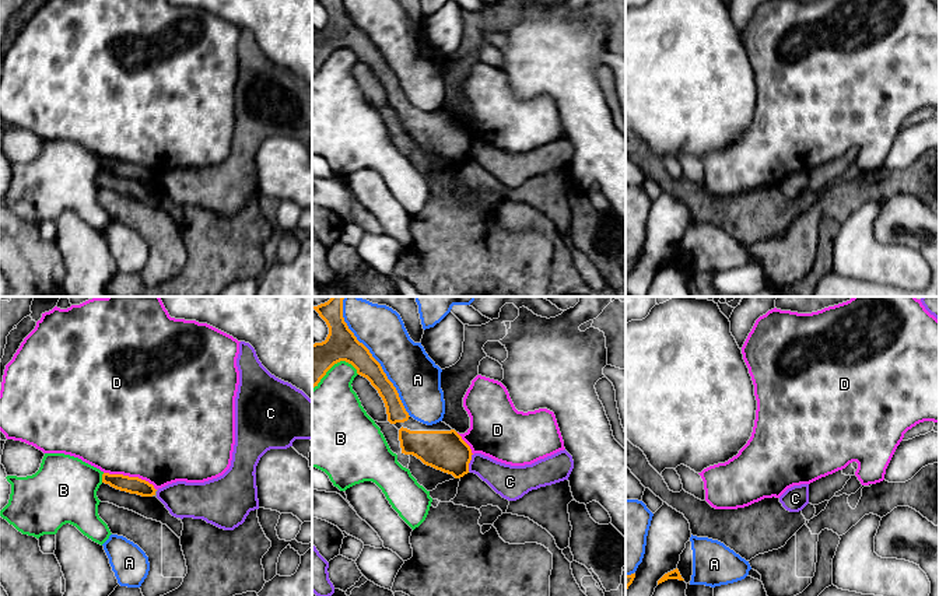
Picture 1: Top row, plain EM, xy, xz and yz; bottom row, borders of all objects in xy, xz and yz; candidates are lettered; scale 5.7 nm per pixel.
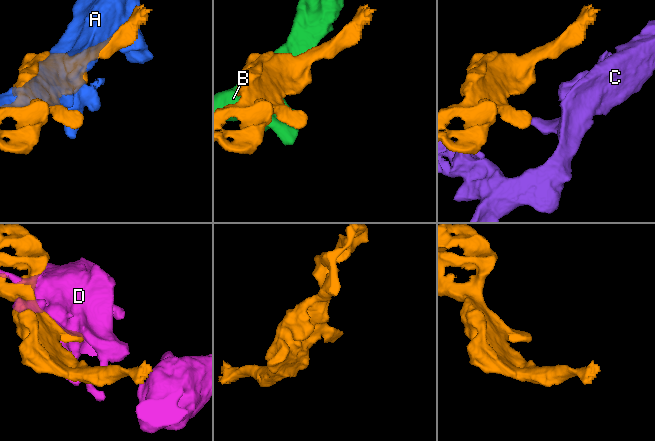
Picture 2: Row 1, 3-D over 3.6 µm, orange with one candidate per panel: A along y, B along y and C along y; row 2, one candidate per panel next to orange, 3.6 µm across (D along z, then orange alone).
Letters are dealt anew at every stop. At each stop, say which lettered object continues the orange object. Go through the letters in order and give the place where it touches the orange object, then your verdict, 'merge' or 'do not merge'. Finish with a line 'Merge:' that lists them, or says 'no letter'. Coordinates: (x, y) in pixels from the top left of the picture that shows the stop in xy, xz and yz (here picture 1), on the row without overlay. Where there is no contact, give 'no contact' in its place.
A: xz (379, 52) | do not merge
B: xz (333, 51) | do not merge
C: xz (469, 148) | do not merge
D: xy (130, 164) | do not merge
Merge: no letter

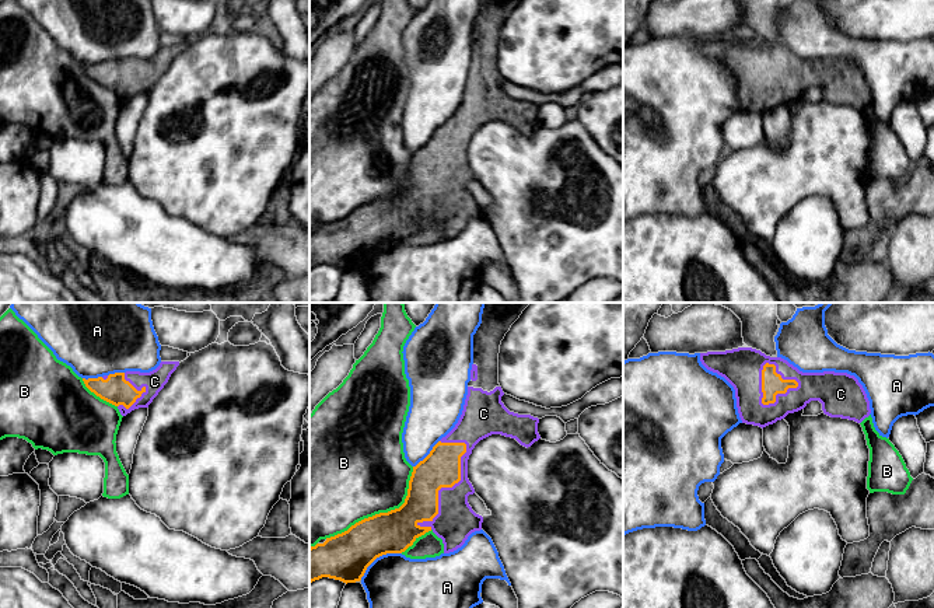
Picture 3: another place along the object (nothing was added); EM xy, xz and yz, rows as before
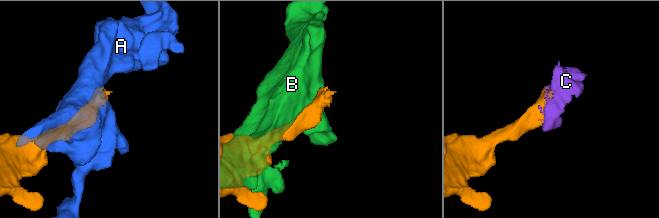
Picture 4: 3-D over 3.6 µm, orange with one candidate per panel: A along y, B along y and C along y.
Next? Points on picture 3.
A: xz (378, 243) | do not merge
B: xz (381, 199) | do not merge
C: xz (447, 173) | merge
Merge: C

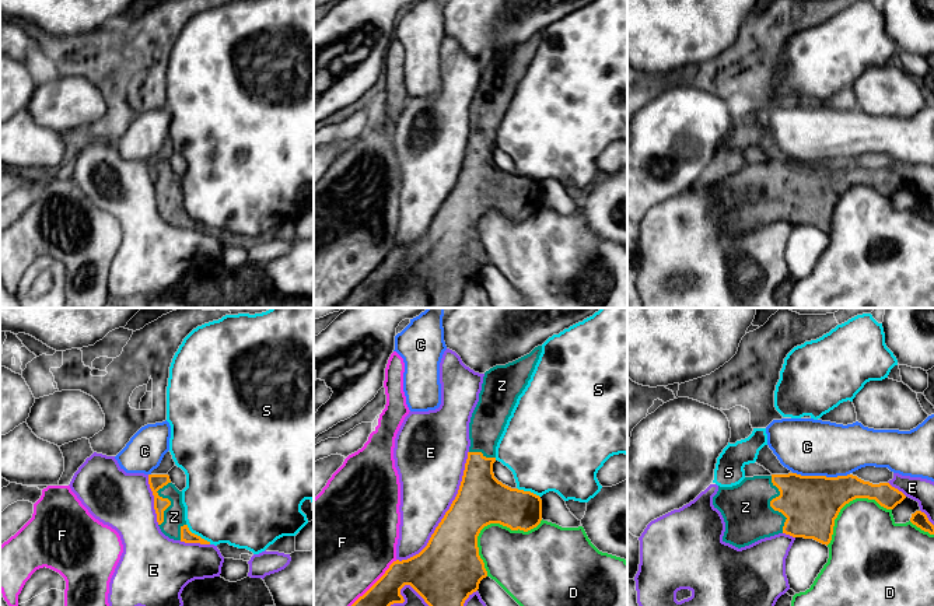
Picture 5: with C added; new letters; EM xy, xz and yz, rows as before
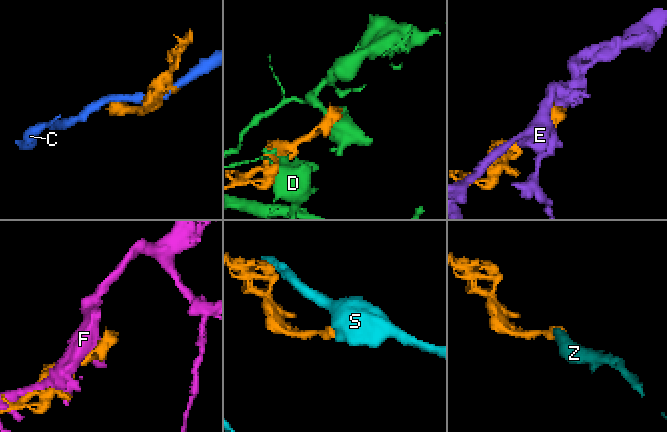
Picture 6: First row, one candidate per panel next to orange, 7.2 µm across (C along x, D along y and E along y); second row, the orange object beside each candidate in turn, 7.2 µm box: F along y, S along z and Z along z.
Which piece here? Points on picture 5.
C: yz (821, 163) | do not merge
D: xz (489, 210) | do not merge
E: xz (445, 199) | do not merge
F: xz (366, 279) | do not merge
S: xy (196, 221) | do not merge
Z: yz (770, 192) | merge
Merge: Z

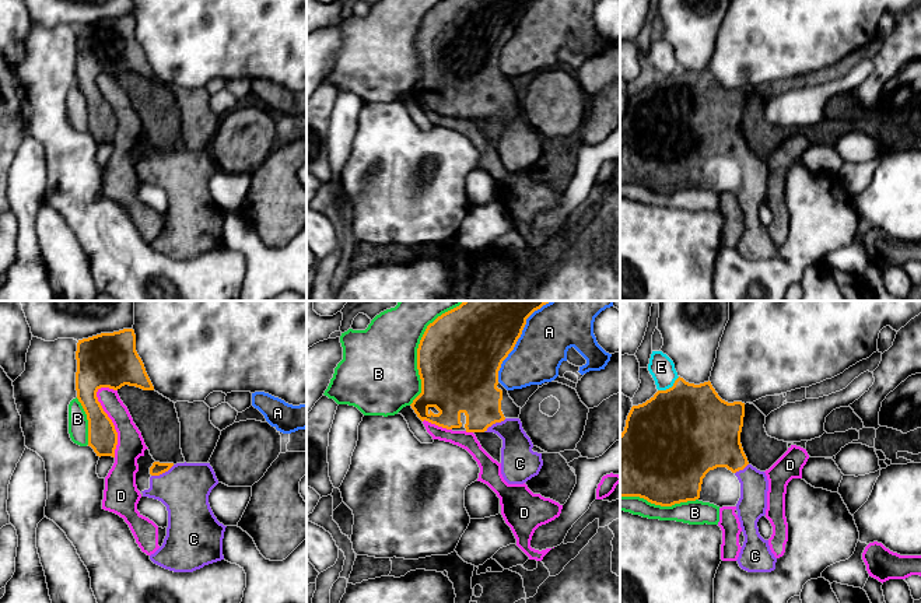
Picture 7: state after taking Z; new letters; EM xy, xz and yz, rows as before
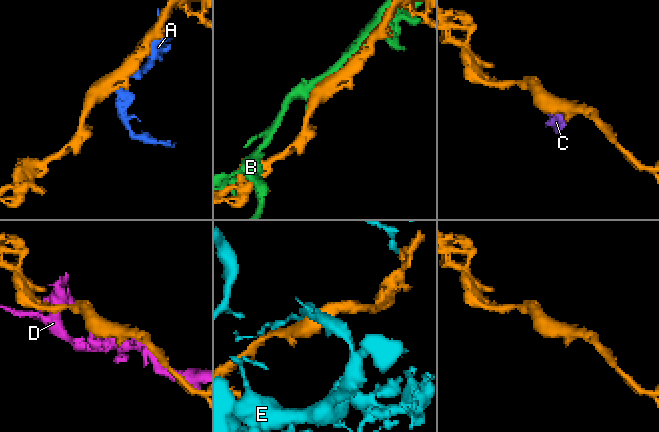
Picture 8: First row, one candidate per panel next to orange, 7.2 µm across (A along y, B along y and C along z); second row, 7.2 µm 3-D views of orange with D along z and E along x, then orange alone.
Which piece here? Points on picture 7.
A: xz (514, 32) | do not merge
B: xz (417, 45) | do not merge
C: xy (163, 158) | merge
D: xy (111, 108) | do not merge
E: yz (669, 74) | do not merge
Merge: C

